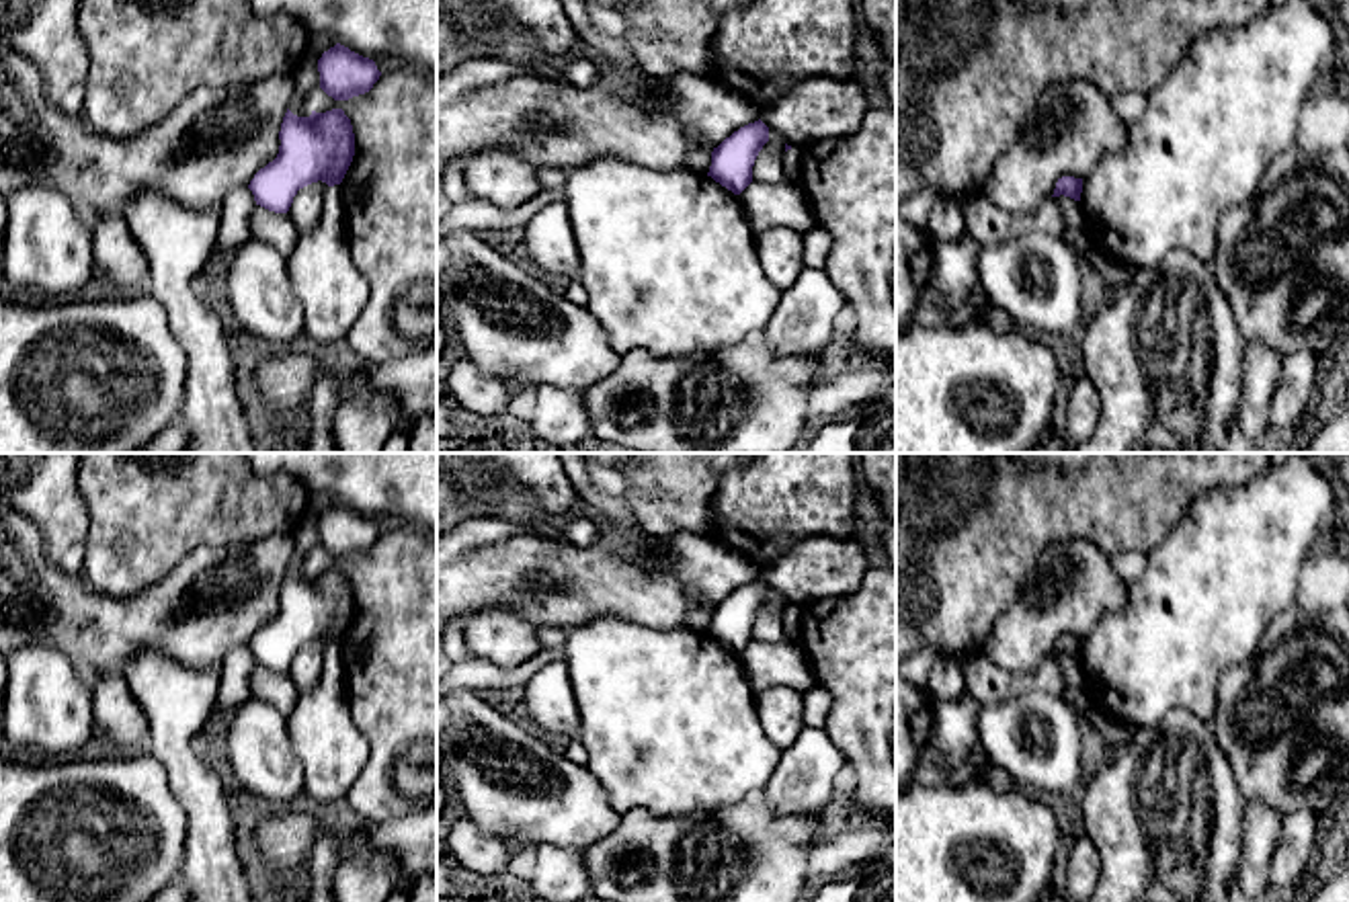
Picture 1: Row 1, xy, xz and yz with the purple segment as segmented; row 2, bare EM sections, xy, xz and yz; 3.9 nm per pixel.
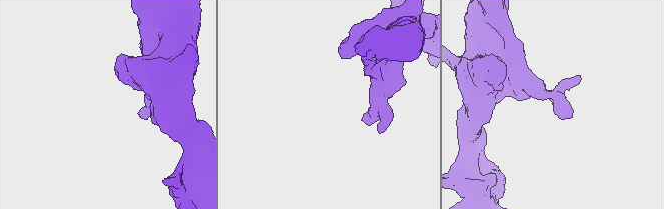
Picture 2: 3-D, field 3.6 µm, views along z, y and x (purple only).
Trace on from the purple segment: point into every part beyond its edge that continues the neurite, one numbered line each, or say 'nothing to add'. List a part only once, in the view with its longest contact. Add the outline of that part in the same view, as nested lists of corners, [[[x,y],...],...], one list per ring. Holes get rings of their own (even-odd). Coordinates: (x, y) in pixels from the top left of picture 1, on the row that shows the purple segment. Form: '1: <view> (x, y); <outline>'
nothing to add

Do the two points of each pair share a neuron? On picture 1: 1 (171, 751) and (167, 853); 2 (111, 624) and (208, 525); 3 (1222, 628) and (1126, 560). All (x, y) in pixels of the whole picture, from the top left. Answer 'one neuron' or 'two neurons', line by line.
1: two neurons
2: two neurons
3: two neurons

